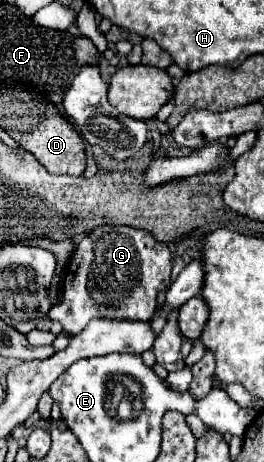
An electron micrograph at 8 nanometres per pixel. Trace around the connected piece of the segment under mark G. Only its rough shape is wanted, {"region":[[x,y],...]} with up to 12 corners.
{"region":[[100,226],[76,246],[48,316],[68,336],[102,316],[146,322],[170,248]]}

